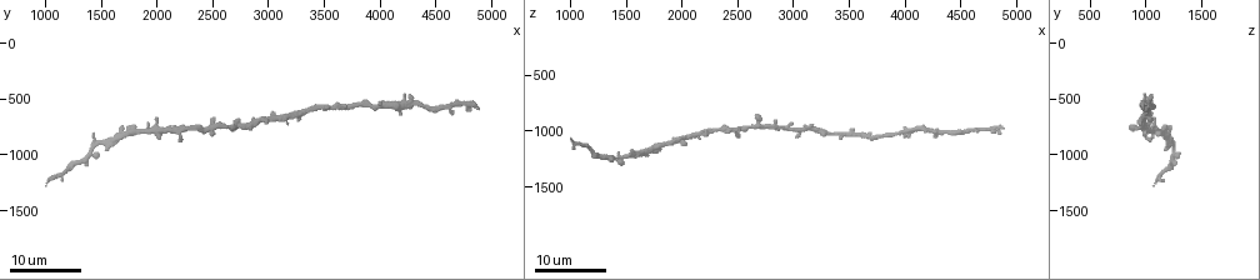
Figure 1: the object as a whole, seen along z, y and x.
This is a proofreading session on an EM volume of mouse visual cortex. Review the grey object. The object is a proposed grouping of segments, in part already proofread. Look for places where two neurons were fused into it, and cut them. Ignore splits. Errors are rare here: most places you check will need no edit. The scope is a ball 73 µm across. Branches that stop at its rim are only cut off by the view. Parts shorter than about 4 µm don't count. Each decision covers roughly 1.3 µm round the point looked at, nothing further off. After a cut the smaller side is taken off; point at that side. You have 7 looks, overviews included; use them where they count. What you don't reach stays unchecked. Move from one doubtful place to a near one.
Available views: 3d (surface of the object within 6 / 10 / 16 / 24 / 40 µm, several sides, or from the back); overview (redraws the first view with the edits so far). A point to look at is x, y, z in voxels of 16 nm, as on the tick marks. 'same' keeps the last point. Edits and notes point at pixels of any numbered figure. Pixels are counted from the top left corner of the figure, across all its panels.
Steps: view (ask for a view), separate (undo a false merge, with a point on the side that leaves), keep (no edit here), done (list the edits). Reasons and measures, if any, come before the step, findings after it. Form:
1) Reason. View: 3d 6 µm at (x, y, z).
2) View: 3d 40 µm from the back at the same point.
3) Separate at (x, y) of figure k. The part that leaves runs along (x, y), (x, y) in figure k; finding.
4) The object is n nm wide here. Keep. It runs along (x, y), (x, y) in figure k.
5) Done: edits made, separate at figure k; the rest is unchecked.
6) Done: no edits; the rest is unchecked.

Two arms in line, one across. View: 3d 16 µm at (2820, 760, 980).

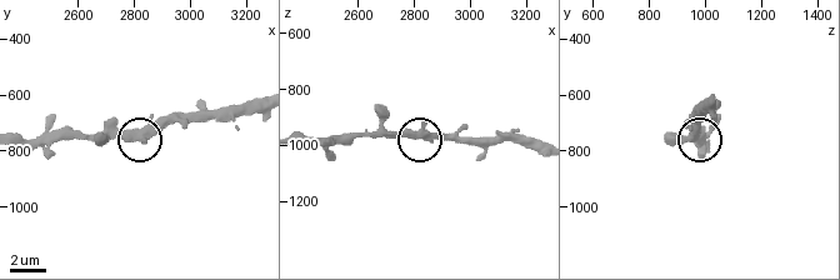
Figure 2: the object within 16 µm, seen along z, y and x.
View: 3d 10 µm at (2810, 740, 960).

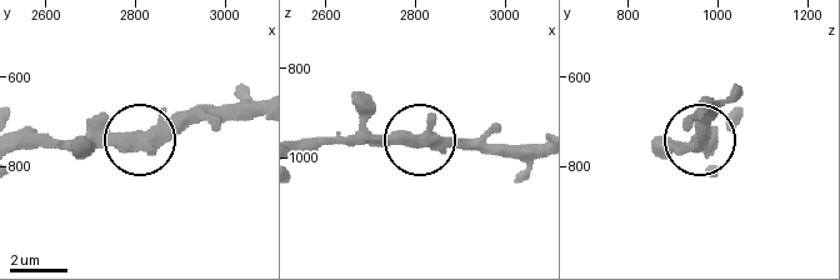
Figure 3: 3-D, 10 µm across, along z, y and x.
From behind. View: 3d 10 µm from the back at (2820, 730, 960).

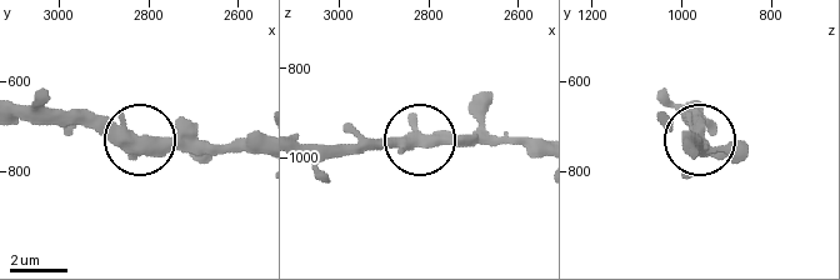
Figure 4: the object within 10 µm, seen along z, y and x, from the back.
The object is 420 nm wide here. Keep. It runs along (416, 140), (490, 140) in figure 4; continuous, no second neuron.

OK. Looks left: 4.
Thick turns thin. View: 3d 16 µm at (3720, 580, 1060).

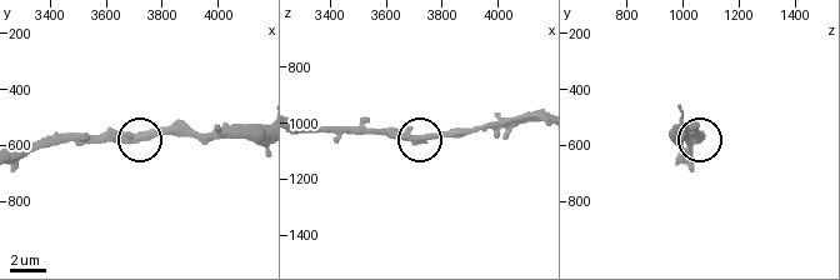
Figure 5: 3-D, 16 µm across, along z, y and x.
View: 3d 6 µm at (3710, 580, 1050).

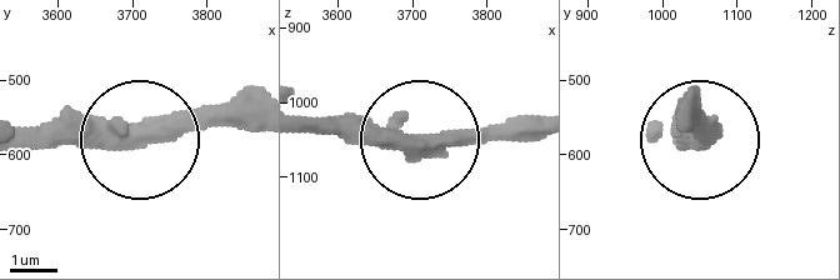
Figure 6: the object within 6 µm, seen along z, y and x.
The object is 440 nm wide here. Keep. It runs along (21, 138), (256, 126) in figure 6; continuous, no second neuron.

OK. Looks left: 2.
Narrows sharply. View: 3d 16 µm at (3340, 640, 1020).

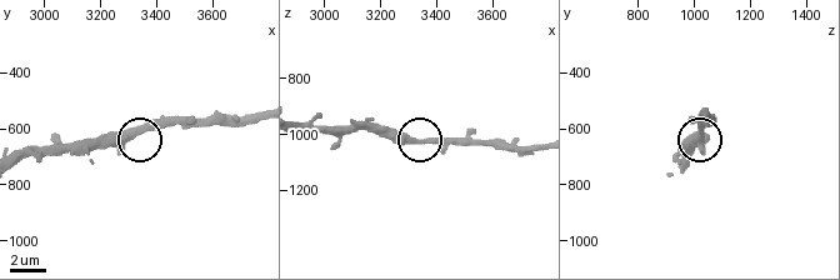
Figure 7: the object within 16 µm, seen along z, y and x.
View: 3d 10 µm at (3340, 620, 1020).

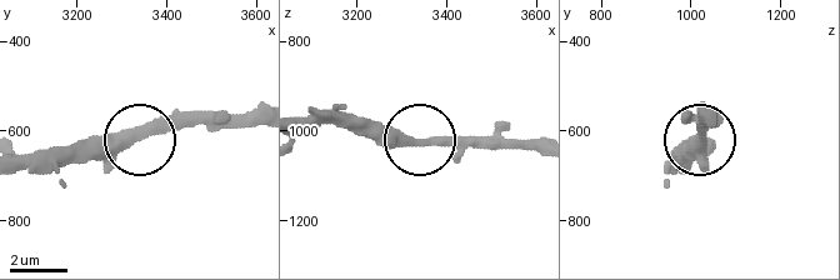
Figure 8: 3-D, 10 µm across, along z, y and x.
The object is 390 nm wide here. Keep. Continuous, no second neuron.

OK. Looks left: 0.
Done: no edits; the rest is unchecked.

